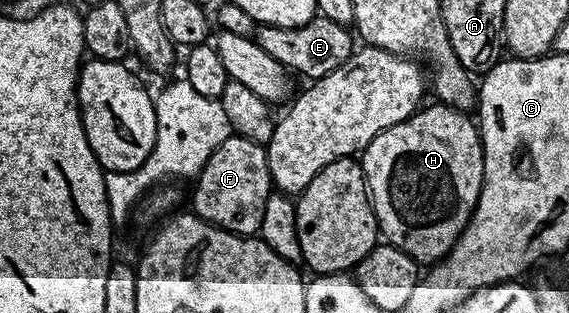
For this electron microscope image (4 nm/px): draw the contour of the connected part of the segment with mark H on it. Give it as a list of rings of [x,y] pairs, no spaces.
[[[433,104],[419,108],[407,121],[396,123],[376,135],[360,157],[381,236],[419,263],[438,263],[445,258],[466,230],[482,190],[482,138],[477,124],[471,118],[469,121],[461,109]]]

